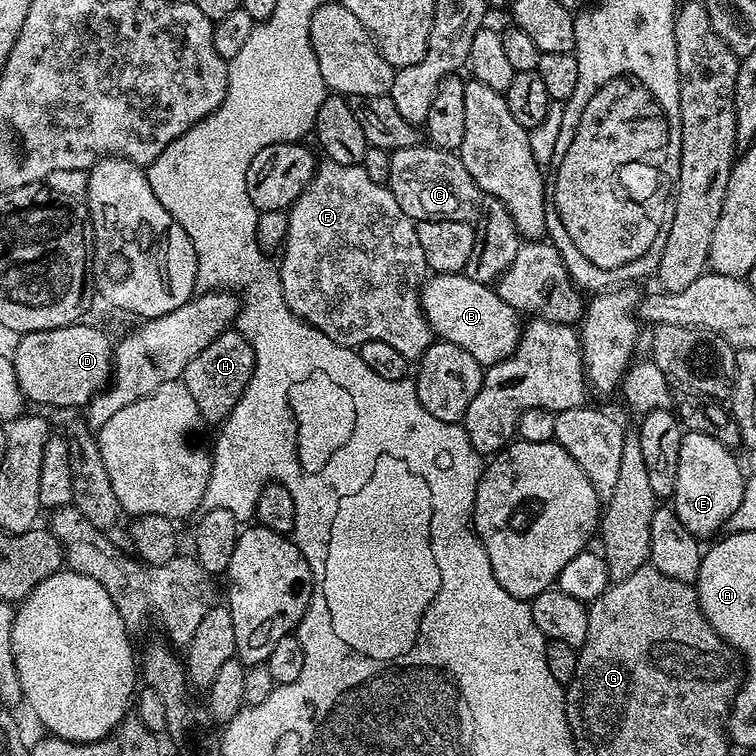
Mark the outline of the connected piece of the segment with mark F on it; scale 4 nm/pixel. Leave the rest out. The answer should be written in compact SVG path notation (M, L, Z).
M325 159L304 193L287 209L287 216L284 257L278 260L278 267L282 294L292 313L344 348L359 349L371 340L386 342L408 361L419 361L434 343L432 327L420 305L421 289L430 269L418 243L416 221L402 214L402 206L398 206L398 198L390 189L374 182L363 164L342 166Z

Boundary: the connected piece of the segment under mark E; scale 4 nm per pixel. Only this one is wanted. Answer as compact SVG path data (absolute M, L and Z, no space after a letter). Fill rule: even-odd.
M688 430L681 435L678 446L678 482L674 482L670 504L682 526L686 526L686 530L690 530L690 534L697 538L715 537L727 525L730 514L738 510L738 502L742 502L746 472L742 464L740 469L736 455L733 449L722 446L718 438L705 432Z

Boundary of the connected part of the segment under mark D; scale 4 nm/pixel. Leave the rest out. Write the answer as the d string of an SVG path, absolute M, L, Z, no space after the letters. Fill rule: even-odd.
M77 322L54 330L26 332L17 339L20 341L16 344L16 353L11 353L10 359L16 376L20 379L20 389L25 401L53 404L59 410L80 410L108 387L112 378L113 341L108 341L107 334L99 332L94 325L84 323Z

